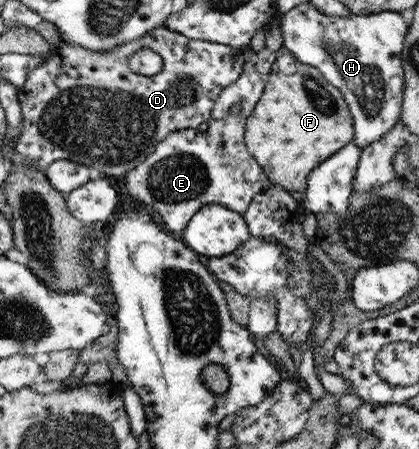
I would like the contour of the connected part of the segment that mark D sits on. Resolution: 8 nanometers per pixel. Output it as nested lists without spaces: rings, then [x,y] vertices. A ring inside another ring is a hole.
[[[160,27],[108,51],[92,51],[82,45],[61,43],[58,54],[34,68],[24,86],[18,89],[23,111],[22,133],[16,146],[18,157],[40,170],[45,170],[58,160],[68,159],[95,168],[101,176],[118,178],[127,175],[169,135],[188,128],[203,127],[212,116],[221,92],[237,82],[244,74],[246,62],[255,54],[250,48],[239,49],[214,41],[194,40],[183,33]],[[142,48],[152,48],[163,58],[159,73],[145,76],[130,70],[129,56]]]

